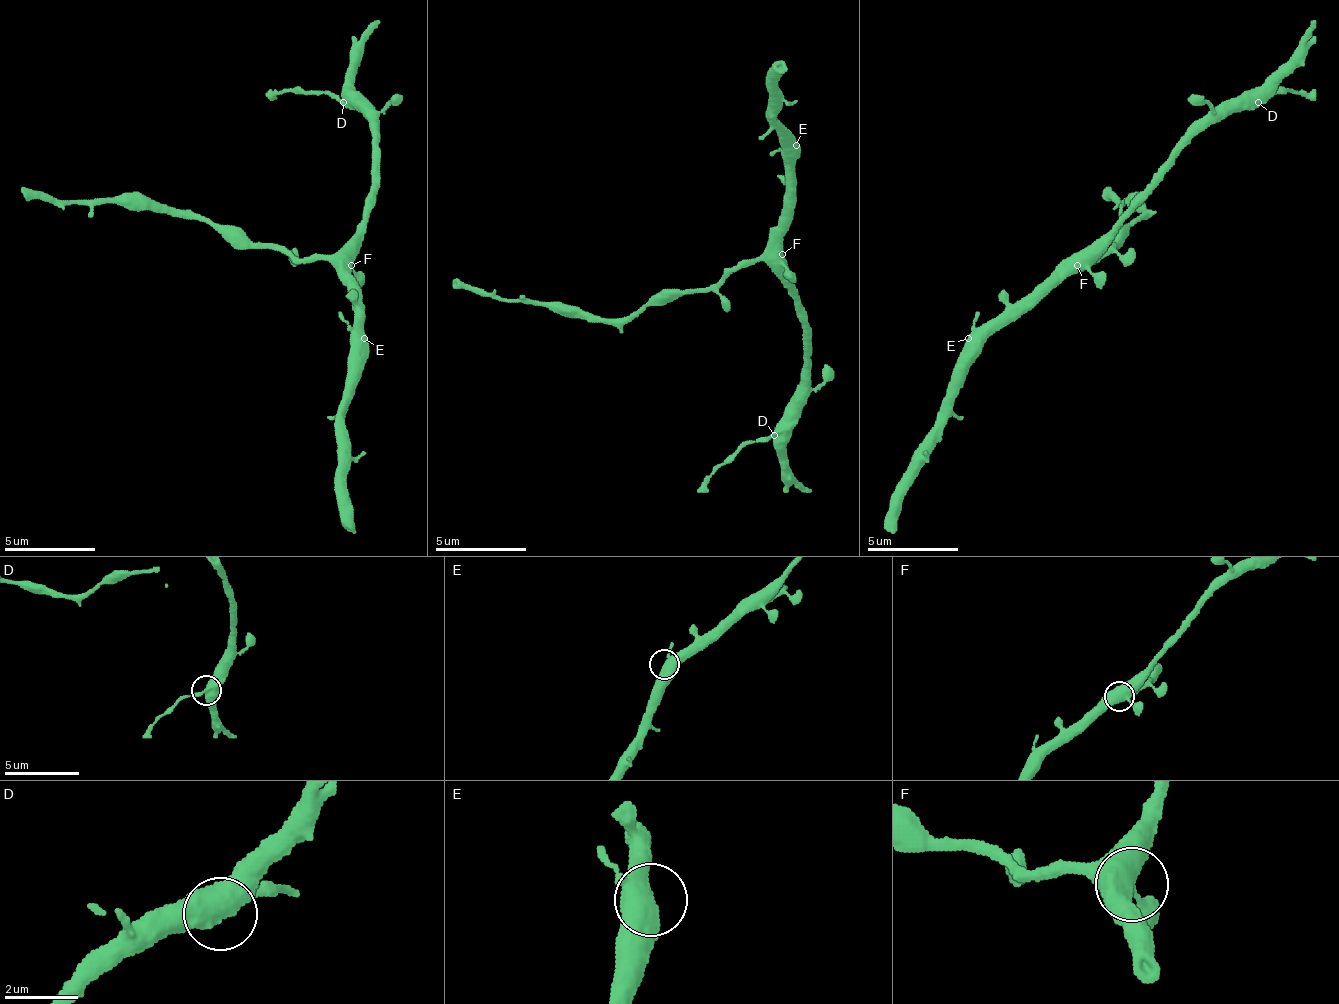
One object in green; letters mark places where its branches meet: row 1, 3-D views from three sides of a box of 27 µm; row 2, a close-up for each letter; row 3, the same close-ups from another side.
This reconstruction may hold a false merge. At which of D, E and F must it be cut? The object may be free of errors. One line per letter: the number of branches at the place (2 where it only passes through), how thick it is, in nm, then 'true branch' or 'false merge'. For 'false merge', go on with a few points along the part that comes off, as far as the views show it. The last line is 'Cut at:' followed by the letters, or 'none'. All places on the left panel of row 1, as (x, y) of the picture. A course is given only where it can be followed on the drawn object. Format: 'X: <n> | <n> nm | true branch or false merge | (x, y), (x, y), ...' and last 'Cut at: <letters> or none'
D: 3 | 440 nm | false merge | (342, 101), (314, 92), (264, 97)
E: 3 | 440 nm | true branch
F: 3 | 480 nm | true branch
Cut at: D

